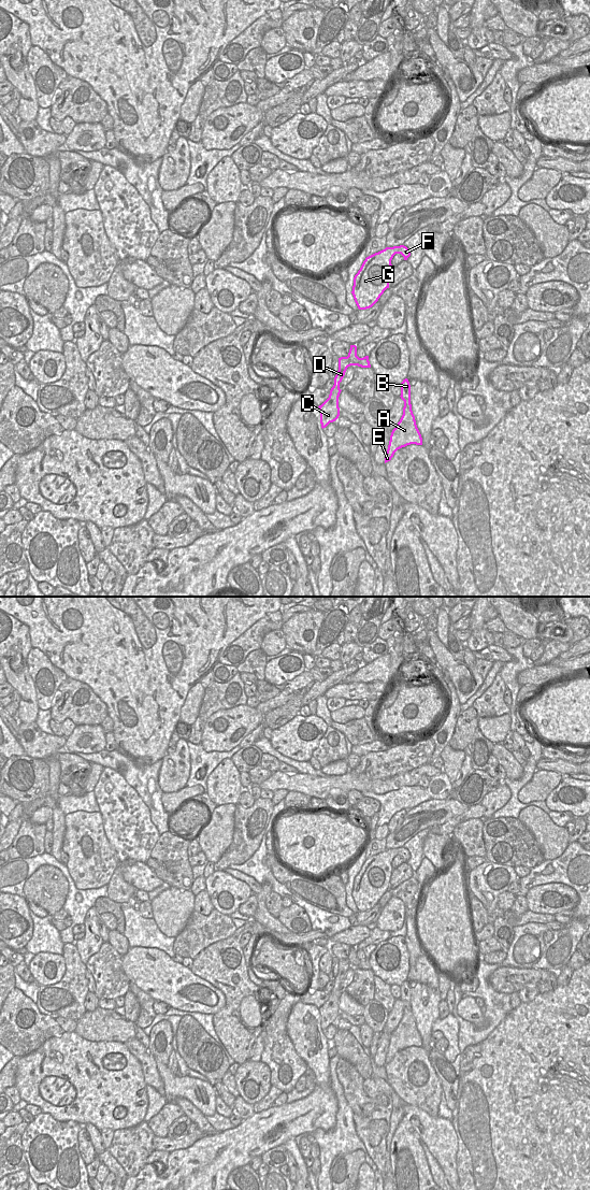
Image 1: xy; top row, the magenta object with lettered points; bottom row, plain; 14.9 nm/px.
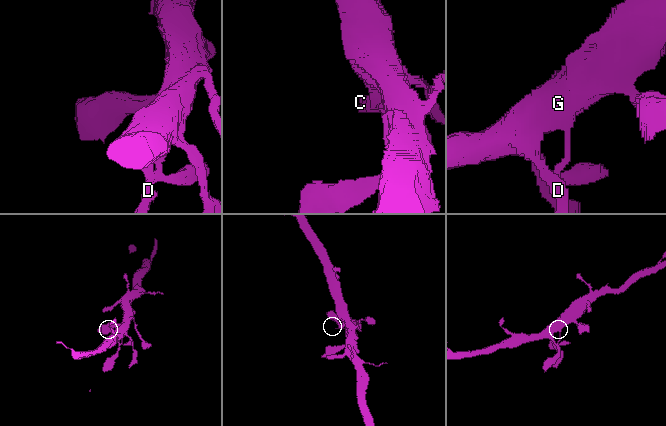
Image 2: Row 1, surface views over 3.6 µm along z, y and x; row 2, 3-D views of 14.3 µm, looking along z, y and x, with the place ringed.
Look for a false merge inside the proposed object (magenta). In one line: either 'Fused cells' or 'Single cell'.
Single cell

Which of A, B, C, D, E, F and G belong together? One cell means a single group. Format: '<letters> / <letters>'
A B C D E F G

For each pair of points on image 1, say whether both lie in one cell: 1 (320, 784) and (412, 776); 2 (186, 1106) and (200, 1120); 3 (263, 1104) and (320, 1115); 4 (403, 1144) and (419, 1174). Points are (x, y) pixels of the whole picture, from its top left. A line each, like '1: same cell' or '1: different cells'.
1: same cell
2: same cell
3: different cells
4: same cell

